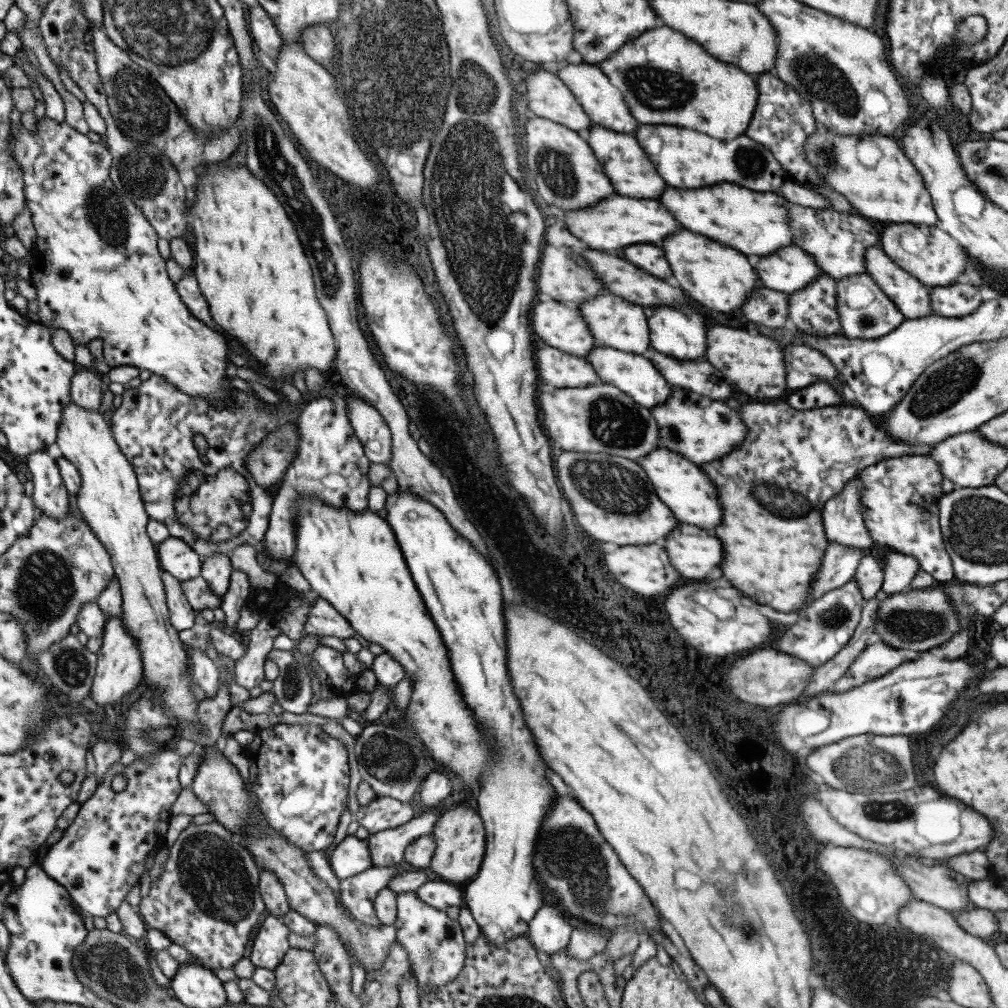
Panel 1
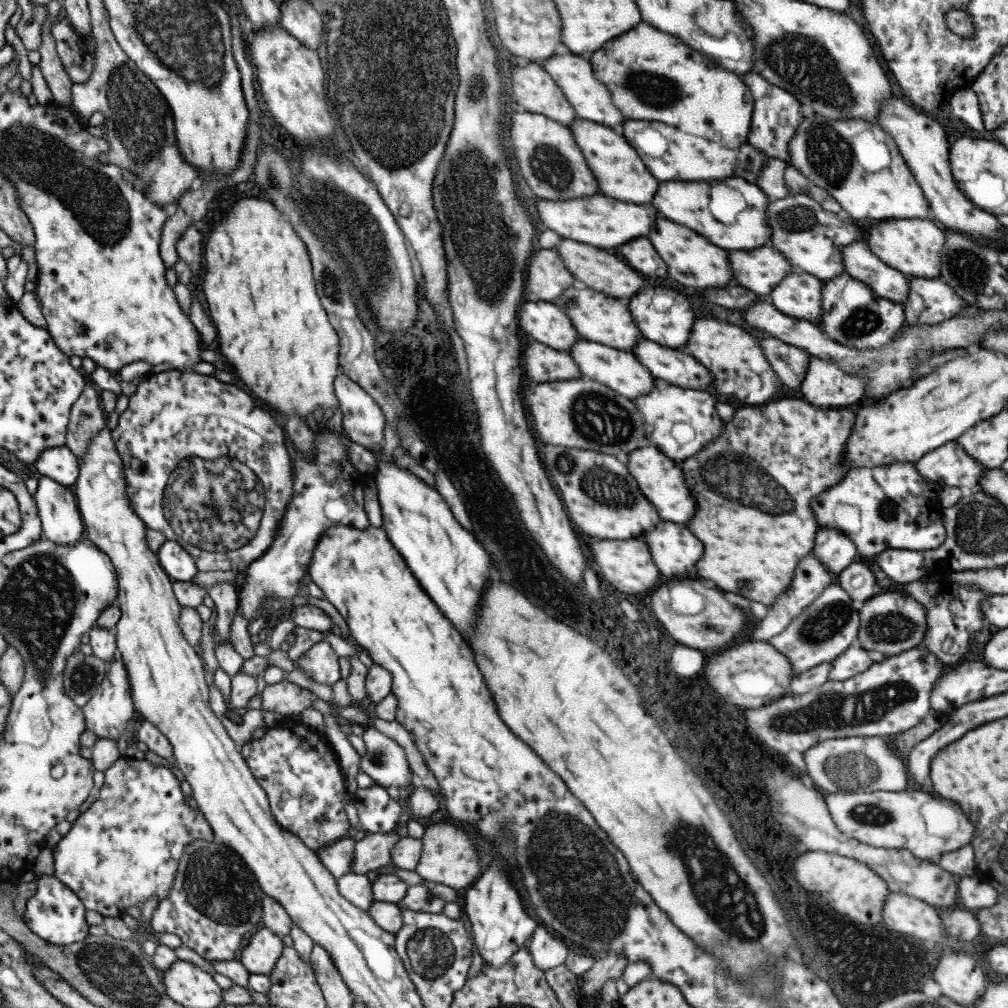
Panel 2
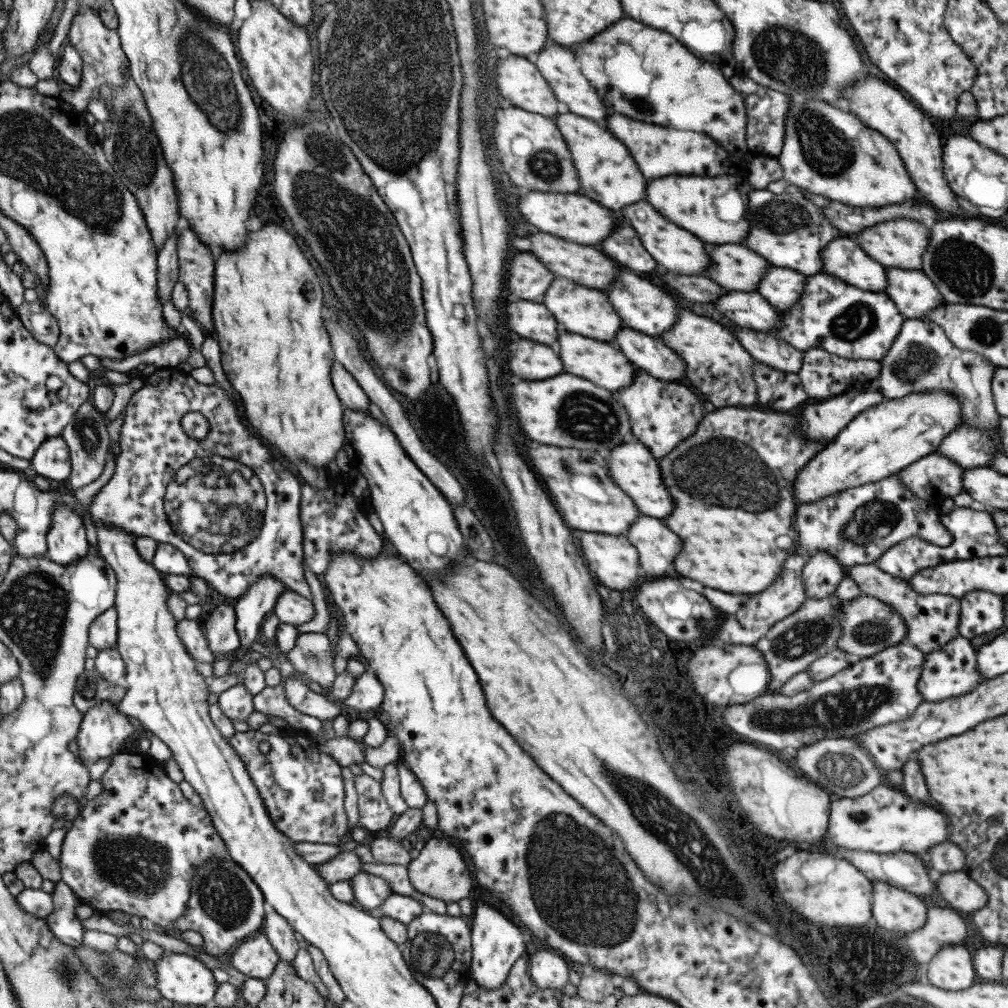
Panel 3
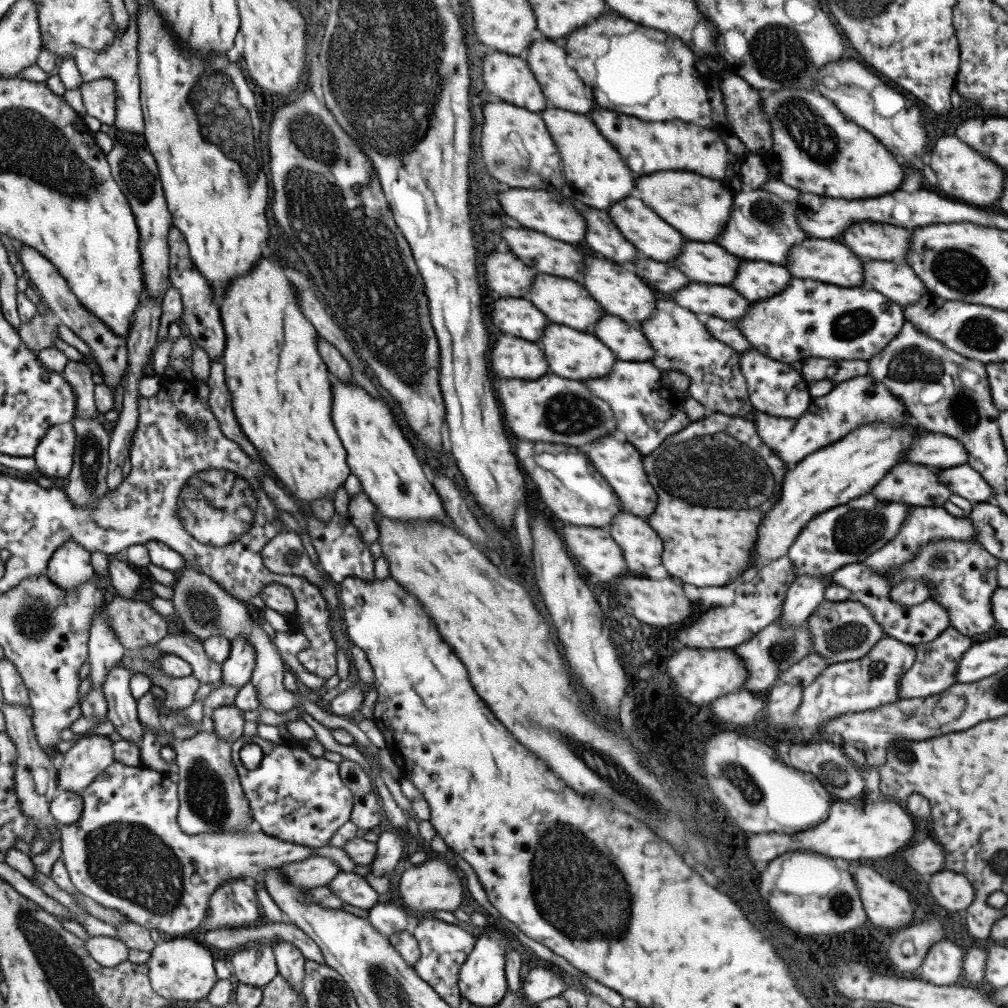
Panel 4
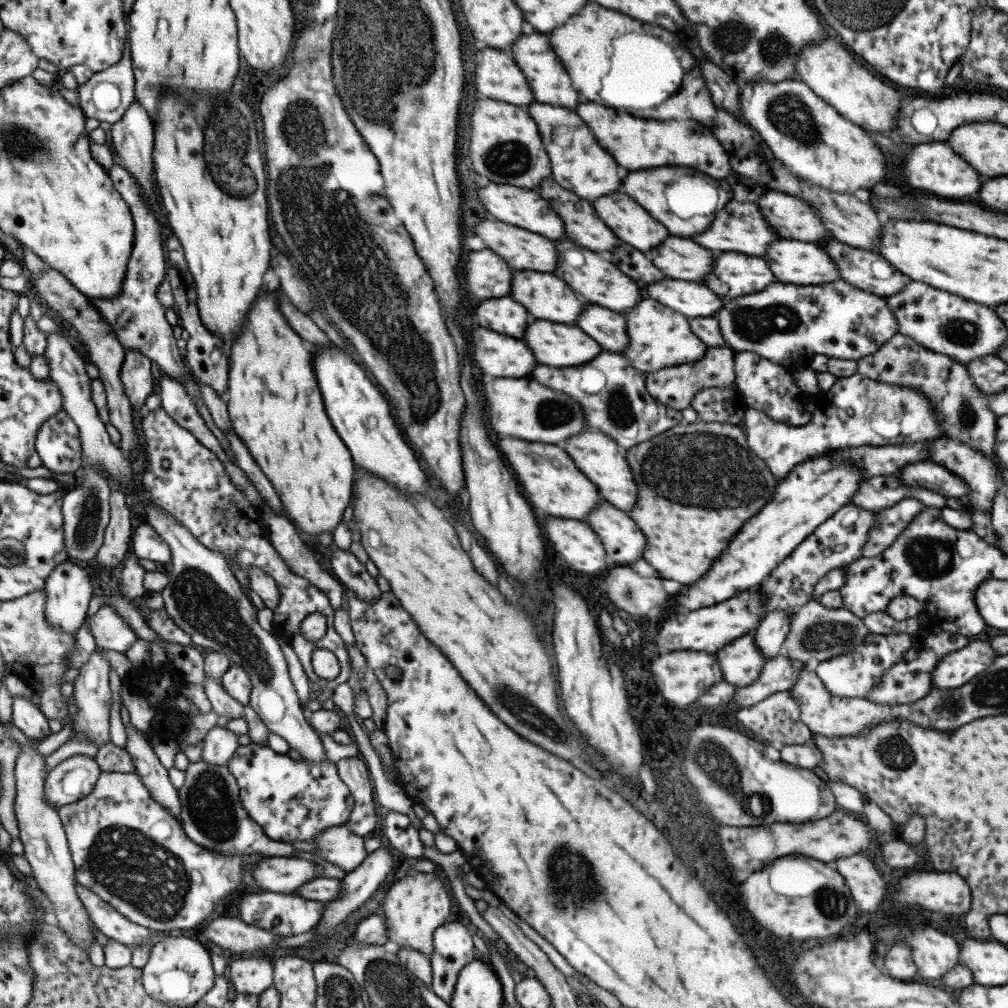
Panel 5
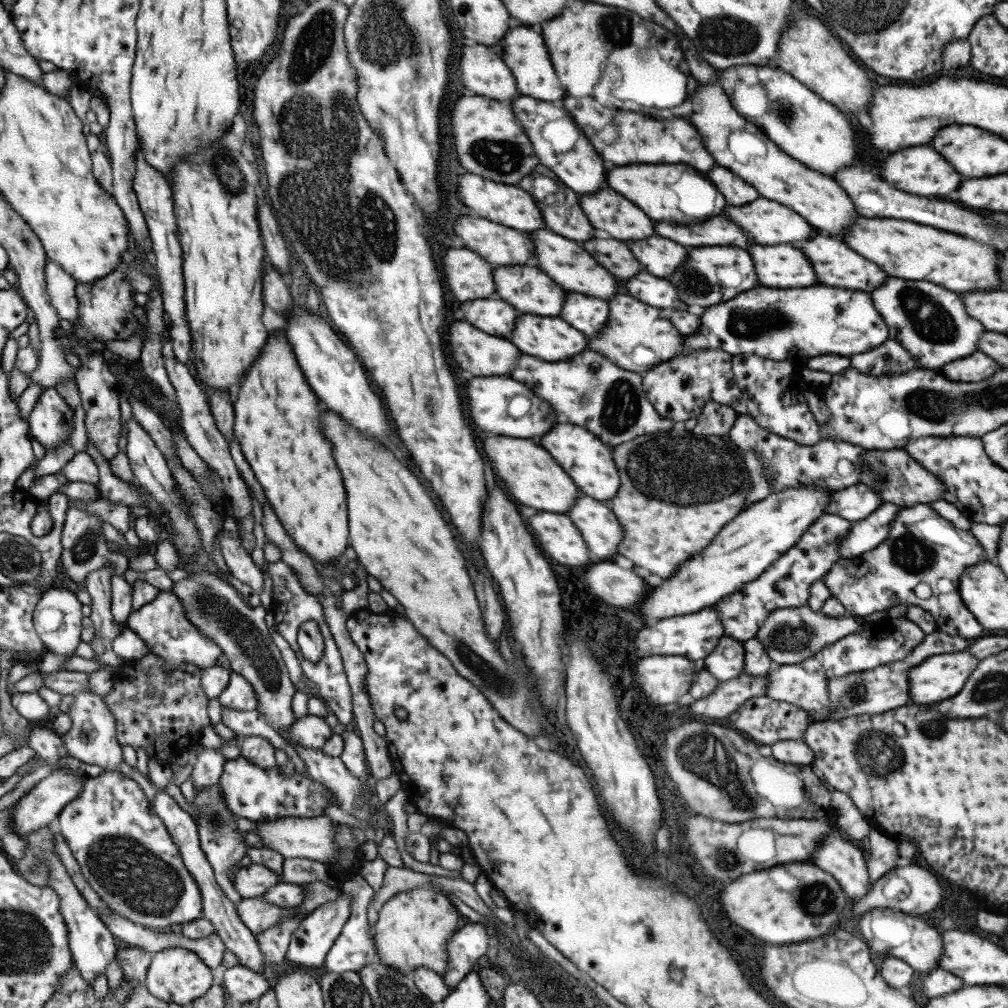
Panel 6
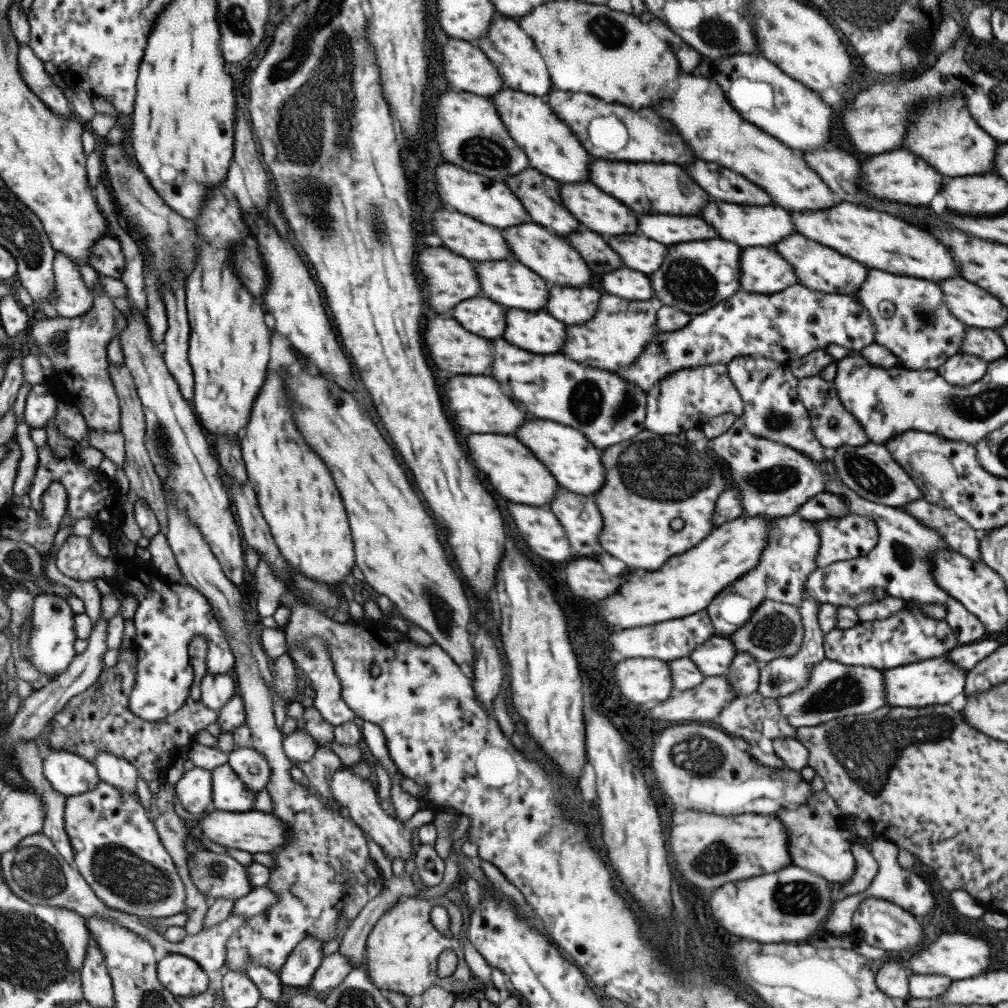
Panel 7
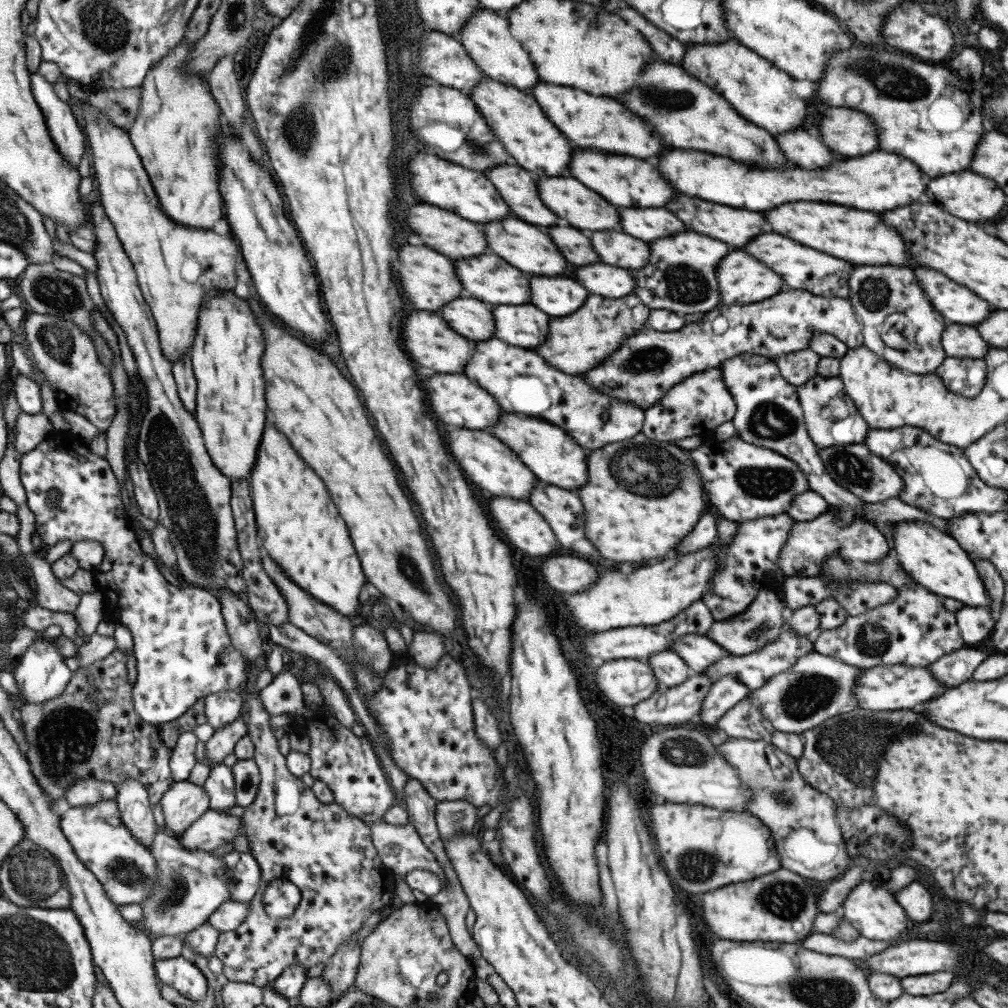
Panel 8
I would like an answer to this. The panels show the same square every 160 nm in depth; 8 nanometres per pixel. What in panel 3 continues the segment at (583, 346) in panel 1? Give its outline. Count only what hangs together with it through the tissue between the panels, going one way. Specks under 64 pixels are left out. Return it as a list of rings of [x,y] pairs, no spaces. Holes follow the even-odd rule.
[[[508,299],[505,306],[505,322],[517,336],[551,346],[557,336],[557,322],[543,304],[535,302],[538,301]]]

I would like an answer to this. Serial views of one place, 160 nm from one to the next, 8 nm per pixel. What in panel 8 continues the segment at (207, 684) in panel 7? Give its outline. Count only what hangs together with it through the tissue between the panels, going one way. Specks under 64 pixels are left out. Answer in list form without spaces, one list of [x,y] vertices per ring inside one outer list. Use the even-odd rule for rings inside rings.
[[[233,690],[208,694],[203,700],[206,723],[214,731],[233,722],[244,712],[243,696]]]

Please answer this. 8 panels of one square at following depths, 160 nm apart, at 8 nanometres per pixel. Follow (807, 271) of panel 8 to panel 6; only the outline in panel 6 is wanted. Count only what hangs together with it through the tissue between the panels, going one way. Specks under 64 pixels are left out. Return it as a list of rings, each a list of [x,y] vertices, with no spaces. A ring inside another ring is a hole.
[[[819,232],[802,241],[801,244],[796,244],[797,247],[801,246],[799,249],[805,254],[805,258],[809,258],[809,264],[817,277],[816,284],[870,293],[885,280],[885,272],[873,266],[873,262],[861,258],[859,254],[853,254],[853,250],[849,250],[843,242],[823,238],[817,234]]]

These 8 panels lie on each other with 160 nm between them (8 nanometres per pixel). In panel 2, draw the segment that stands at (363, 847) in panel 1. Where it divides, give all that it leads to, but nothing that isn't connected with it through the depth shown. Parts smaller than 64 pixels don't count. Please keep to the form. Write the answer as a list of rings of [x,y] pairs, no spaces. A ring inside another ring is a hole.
[[[350,835],[315,851],[320,863],[336,878],[348,873],[354,847],[354,839]]]

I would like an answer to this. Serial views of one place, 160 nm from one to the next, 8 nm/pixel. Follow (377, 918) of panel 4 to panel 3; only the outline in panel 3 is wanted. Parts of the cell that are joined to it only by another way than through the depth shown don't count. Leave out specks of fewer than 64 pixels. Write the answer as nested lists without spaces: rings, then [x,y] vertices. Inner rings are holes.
[[[391,893],[379,906],[368,910],[367,913],[376,919],[388,916],[406,925],[423,911],[423,905],[419,901],[409,896]]]

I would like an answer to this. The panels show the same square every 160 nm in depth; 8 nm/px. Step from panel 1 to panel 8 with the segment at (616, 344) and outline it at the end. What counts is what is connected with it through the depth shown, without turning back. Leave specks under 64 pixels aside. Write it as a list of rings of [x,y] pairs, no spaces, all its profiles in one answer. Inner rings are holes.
[[[481,254],[475,258],[465,258],[465,260],[455,260],[457,266],[457,278],[463,286],[463,290],[481,300],[481,302],[489,302],[489,304],[527,304],[529,302],[529,274],[525,278],[523,272],[515,270],[513,266],[509,266],[507,262],[503,262],[501,258],[493,256],[493,254]]]

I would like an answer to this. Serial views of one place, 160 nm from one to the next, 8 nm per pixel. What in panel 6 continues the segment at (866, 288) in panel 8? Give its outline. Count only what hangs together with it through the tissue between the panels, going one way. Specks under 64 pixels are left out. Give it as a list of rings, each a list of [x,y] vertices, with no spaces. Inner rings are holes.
[[[889,276],[868,295],[886,324],[888,339],[902,345],[923,369],[941,368],[977,351],[979,337],[987,331],[965,312],[960,295],[932,282],[905,281]]]

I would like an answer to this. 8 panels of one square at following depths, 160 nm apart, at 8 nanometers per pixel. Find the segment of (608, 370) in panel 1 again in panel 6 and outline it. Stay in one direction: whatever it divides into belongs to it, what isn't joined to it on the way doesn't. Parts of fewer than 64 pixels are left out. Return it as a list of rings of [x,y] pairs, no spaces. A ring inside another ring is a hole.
[[[519,316],[515,328],[505,338],[523,354],[537,356],[545,362],[559,362],[585,350],[583,334],[559,318]]]

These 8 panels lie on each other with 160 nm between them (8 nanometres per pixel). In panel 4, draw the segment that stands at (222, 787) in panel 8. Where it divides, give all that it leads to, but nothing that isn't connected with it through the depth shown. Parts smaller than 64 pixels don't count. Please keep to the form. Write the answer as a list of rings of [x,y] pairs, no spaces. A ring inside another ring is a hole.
[[[241,736],[230,746],[230,759],[235,767],[244,797],[248,800],[248,807],[254,822],[254,827],[263,834],[279,838],[283,842],[291,842],[319,848],[327,845],[328,840],[335,834],[341,824],[350,820],[353,797],[346,786],[343,786],[338,773],[338,764],[323,757],[313,758],[299,748],[297,743],[292,745],[277,745],[255,736]],[[245,744],[255,744],[261,748],[261,762],[253,769],[243,768],[237,752]]]

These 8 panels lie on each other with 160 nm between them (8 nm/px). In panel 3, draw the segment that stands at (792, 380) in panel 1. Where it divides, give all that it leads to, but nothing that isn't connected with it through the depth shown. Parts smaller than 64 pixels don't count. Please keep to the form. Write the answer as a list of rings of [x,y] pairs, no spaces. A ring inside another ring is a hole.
[[[733,328],[735,338],[756,361],[772,369],[796,373],[802,363],[802,353],[786,342],[773,338],[769,332]]]

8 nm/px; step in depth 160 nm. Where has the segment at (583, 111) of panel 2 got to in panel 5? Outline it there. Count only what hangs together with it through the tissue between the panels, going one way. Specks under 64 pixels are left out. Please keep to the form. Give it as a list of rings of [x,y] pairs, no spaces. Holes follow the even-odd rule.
[[[523,34],[516,38],[509,46],[508,52],[513,54],[519,70],[525,75],[527,84],[531,89],[535,101],[551,106],[563,106],[563,108],[575,108],[582,101],[580,94],[571,88],[571,82],[561,66],[557,66],[555,54],[551,52],[551,46],[545,36],[541,34]]]

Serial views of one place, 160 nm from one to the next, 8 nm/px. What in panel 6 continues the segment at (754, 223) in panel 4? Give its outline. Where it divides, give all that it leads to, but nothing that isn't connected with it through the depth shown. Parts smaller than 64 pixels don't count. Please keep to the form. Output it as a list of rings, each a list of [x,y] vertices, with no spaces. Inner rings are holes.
[[[713,216],[705,222],[697,222],[691,226],[677,226],[655,222],[655,234],[667,240],[673,240],[681,246],[739,246],[747,248],[751,244],[741,228],[731,224],[723,216]]]

